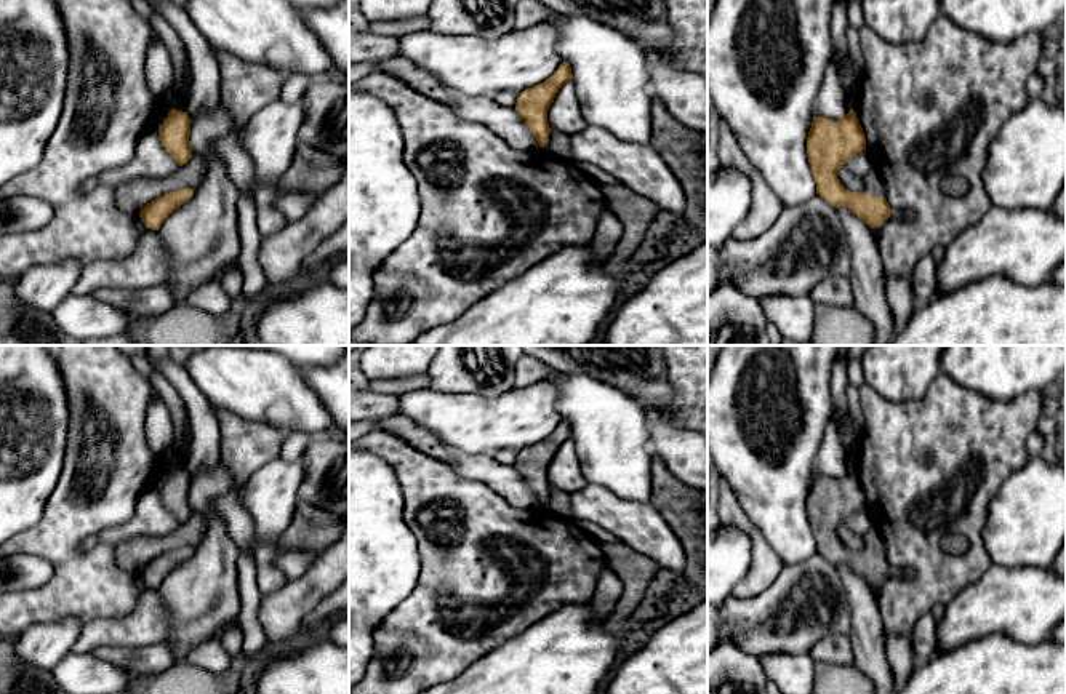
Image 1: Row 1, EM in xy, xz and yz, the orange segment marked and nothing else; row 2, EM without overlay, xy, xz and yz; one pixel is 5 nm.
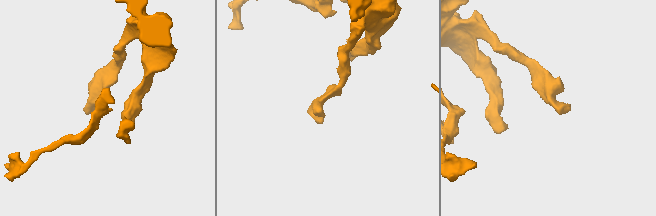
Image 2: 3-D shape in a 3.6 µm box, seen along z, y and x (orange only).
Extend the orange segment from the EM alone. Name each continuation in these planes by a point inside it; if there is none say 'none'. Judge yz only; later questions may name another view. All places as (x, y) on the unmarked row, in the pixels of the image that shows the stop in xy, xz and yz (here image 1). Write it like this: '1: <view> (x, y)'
1: yz (874, 544)

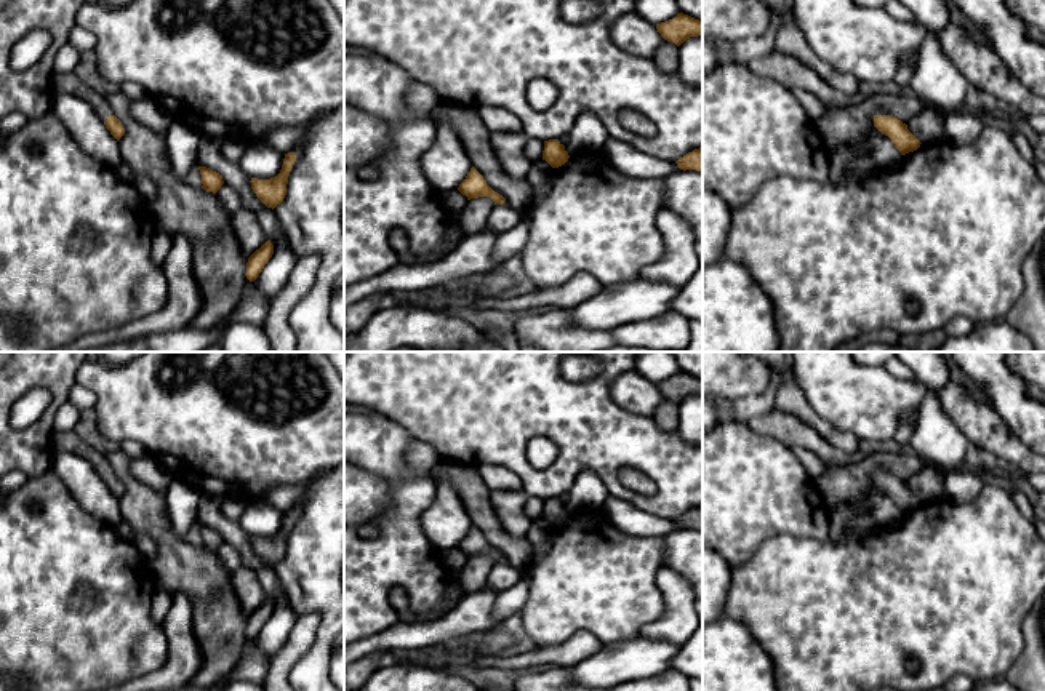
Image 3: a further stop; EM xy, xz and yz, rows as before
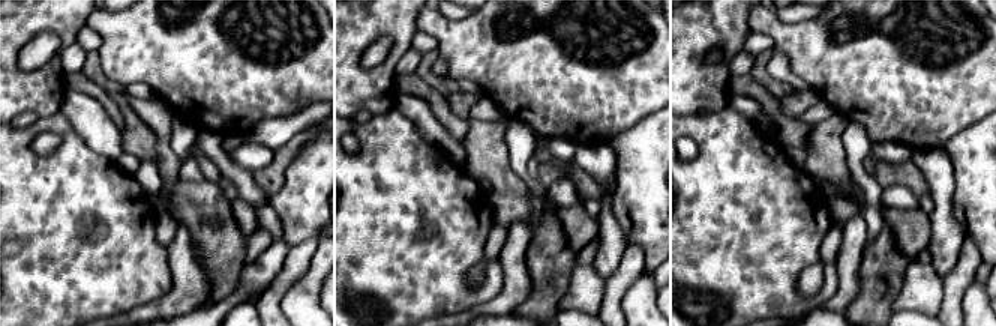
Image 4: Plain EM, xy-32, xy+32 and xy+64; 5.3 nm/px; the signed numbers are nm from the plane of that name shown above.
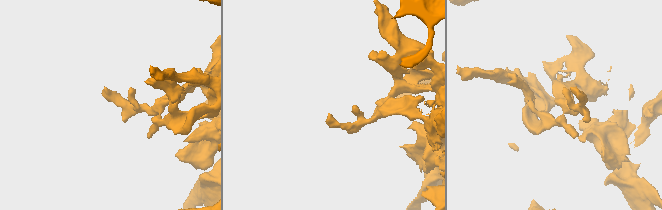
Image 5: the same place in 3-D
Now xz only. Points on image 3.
none

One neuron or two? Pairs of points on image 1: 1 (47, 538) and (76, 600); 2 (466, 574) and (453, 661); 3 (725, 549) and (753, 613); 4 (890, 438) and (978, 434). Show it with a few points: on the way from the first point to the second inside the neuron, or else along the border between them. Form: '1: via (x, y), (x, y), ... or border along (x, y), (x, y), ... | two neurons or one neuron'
1: via (63, 554), (76, 571), (76, 584) | one neuron
2: via (440, 587), (434, 589), (428, 635) | one neuron
3: border along (729, 595), (724, 600) | two neurons
4: via (913, 438), (956, 438) | one neuron

